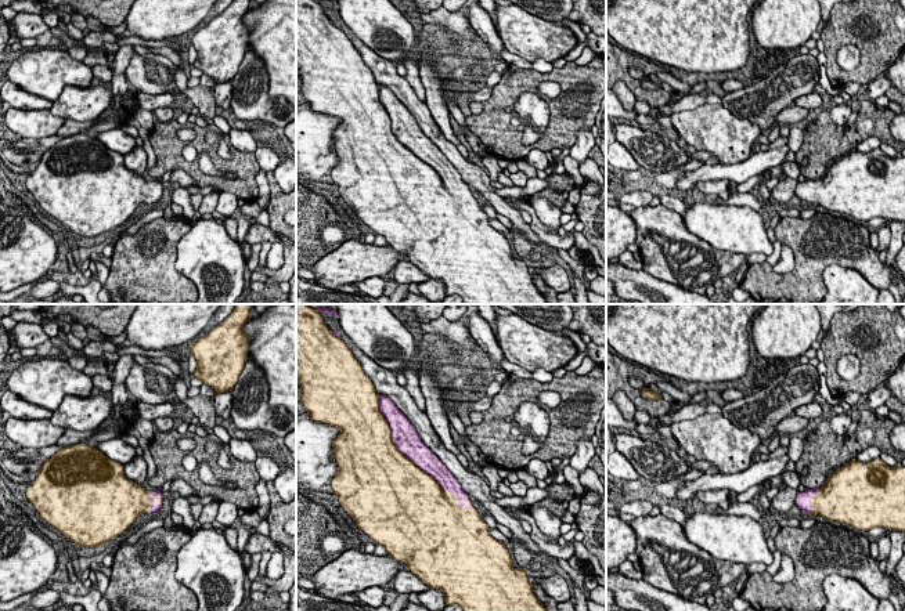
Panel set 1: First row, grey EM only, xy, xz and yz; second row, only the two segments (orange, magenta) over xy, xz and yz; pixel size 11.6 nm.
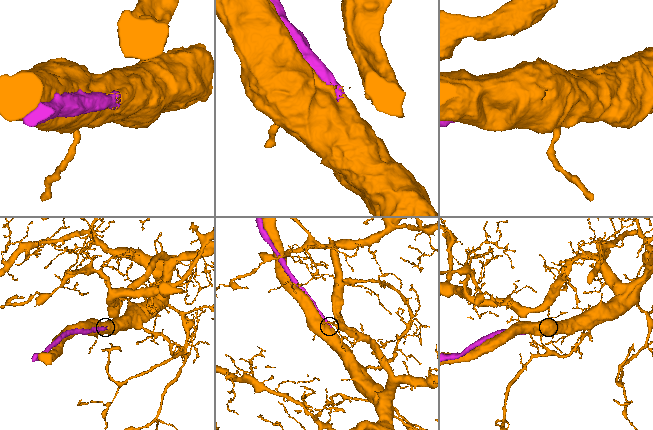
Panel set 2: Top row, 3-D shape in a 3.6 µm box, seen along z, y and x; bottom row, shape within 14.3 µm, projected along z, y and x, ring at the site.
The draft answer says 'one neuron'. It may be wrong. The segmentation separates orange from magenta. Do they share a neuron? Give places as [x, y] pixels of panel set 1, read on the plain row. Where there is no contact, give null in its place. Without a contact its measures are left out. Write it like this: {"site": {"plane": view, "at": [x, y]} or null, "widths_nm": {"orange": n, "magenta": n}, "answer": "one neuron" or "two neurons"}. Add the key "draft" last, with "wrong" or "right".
{"site": {"plane": "xz", "at": [411, 151]}, "widths_nm": {"orange": 500, "magenta": 300}, "answer": "one neuron", "draft": "right"}

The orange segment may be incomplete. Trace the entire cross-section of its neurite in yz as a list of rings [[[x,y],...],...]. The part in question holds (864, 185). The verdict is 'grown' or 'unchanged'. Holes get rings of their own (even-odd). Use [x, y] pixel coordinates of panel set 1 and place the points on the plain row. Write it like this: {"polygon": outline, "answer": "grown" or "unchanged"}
{"polygon": [[[880,148],[869,153],[852,149],[834,160],[822,178],[797,182],[794,194],[808,206],[818,203],[828,212],[848,214],[859,221],[880,217],[905,223],[905,158],[890,158]]], "answer": "grown"}

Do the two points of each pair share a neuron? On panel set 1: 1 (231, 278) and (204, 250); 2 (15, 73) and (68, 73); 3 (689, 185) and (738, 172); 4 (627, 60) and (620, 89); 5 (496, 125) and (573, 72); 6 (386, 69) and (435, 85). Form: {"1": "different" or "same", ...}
{"1": "same", "2": "same", "3": "same", "4": "different", "5": "same", "6": "different"}

